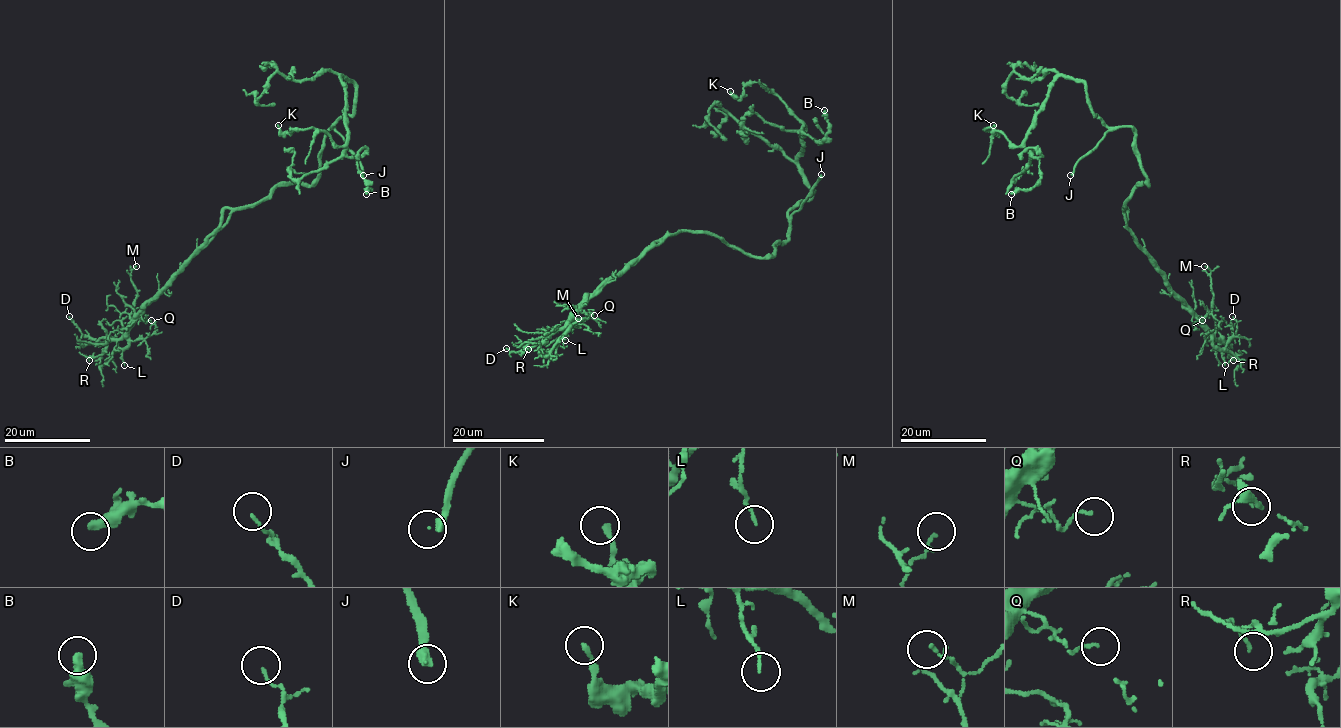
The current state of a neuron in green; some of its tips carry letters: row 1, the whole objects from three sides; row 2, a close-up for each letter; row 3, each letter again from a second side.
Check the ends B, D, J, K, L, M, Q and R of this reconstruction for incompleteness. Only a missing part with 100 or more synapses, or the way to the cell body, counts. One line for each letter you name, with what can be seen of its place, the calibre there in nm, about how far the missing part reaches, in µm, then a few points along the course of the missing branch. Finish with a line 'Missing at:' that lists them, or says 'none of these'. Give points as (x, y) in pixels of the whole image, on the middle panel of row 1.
J: Place: (821, 174). Thickness 280 nm. Missing length about 70 µm. Course of what is missing: (821, 174), (827, 153), (824, 143), (819, 137), (820, 108), (829, 93), (833, 72), (846, 58), (852, 41)
Missing at: J

